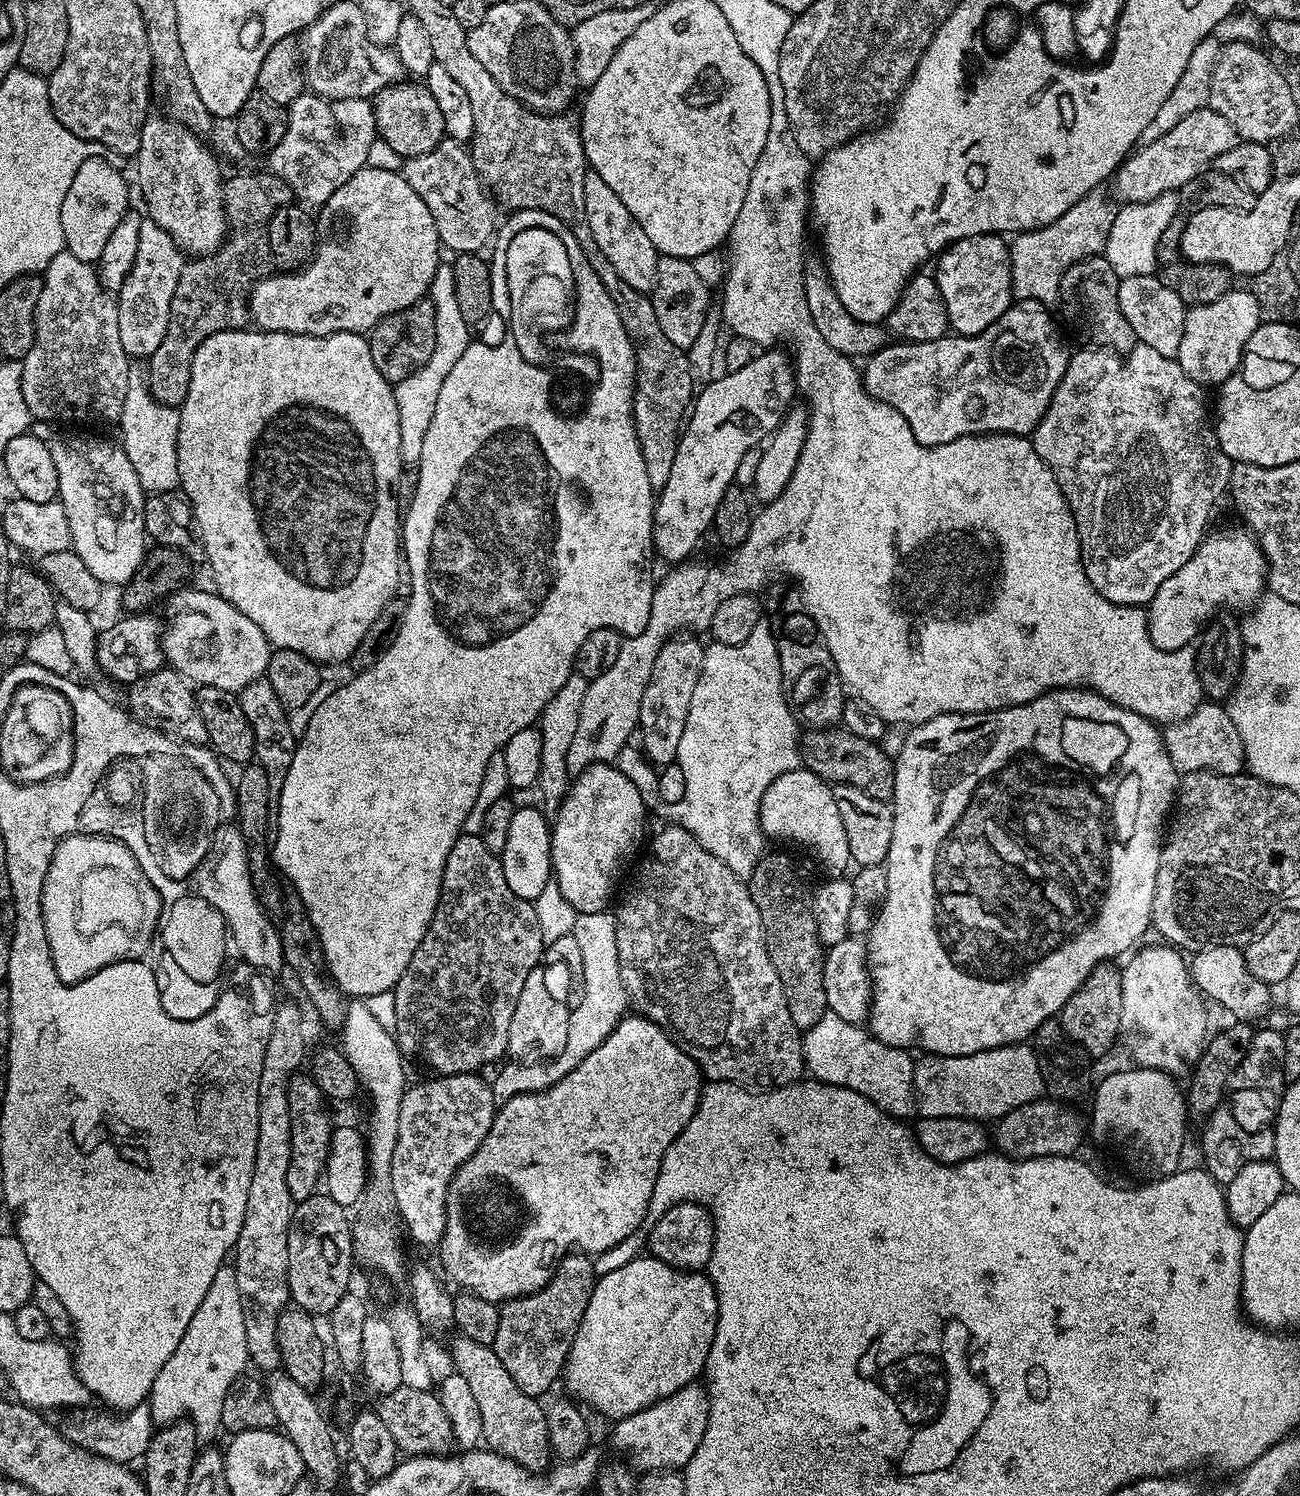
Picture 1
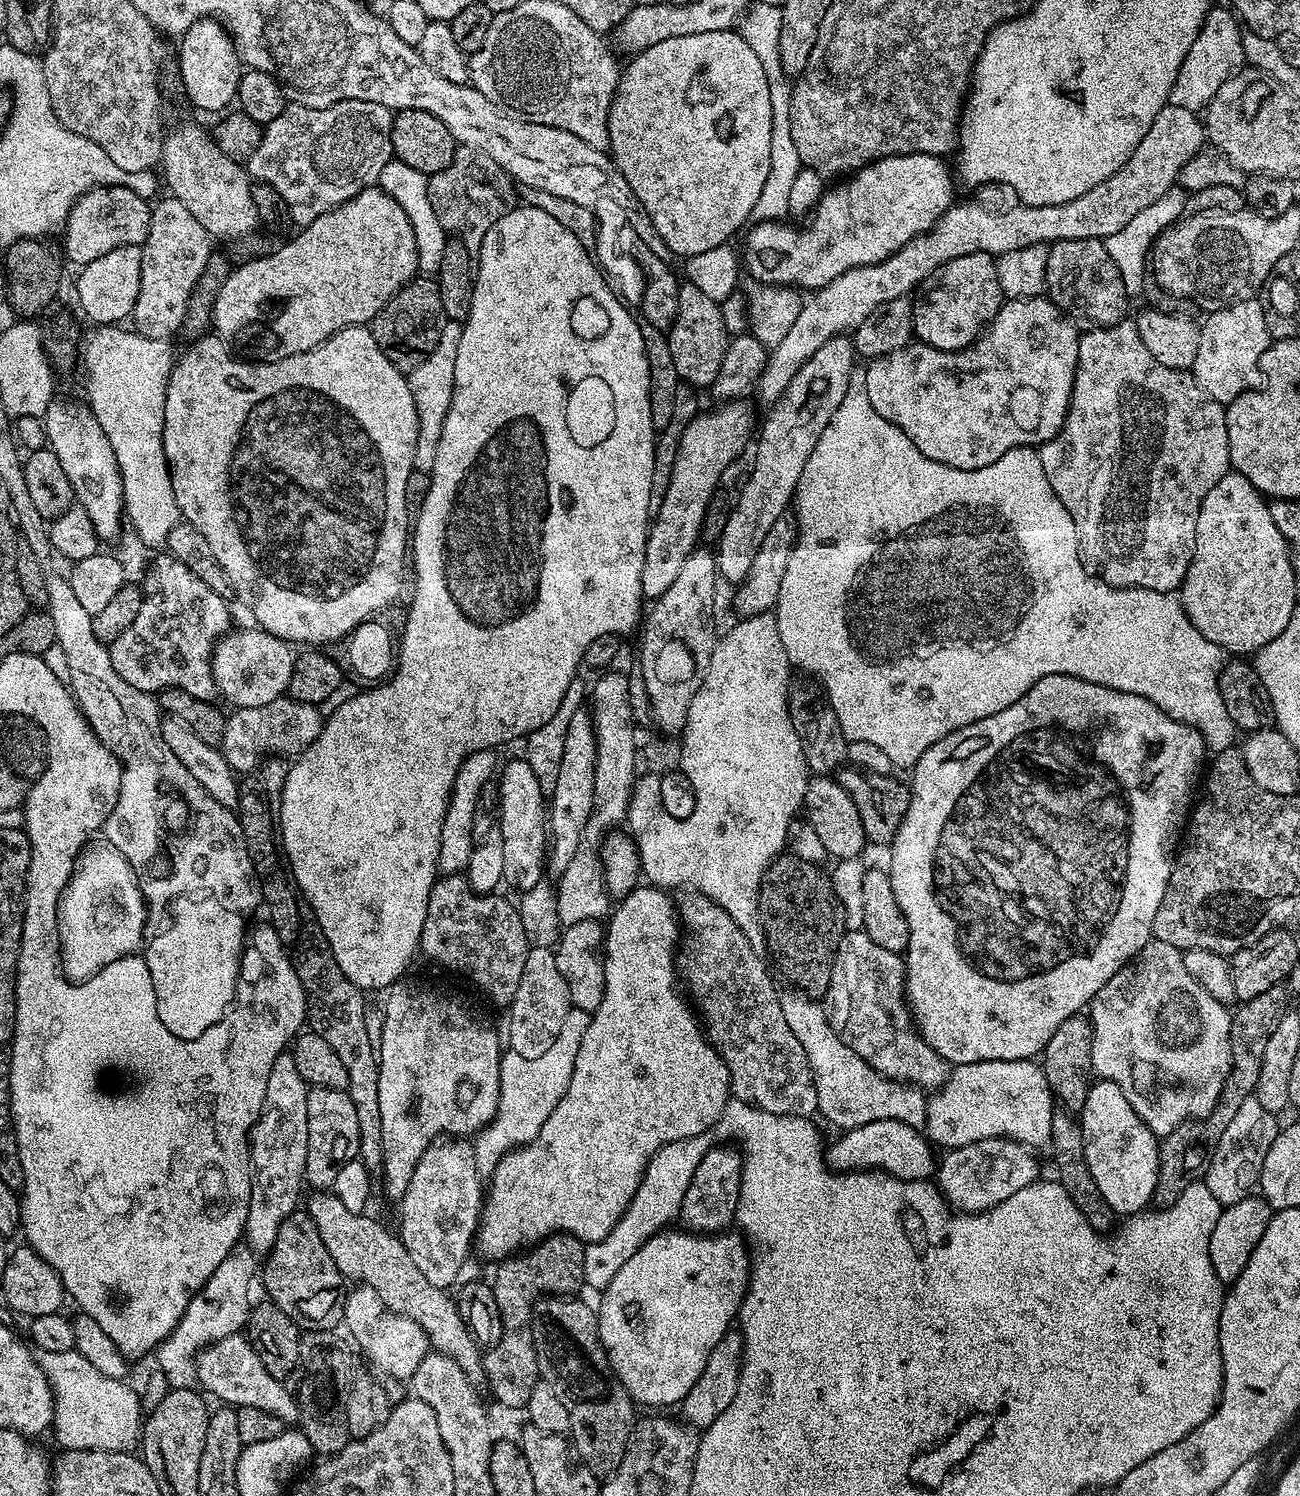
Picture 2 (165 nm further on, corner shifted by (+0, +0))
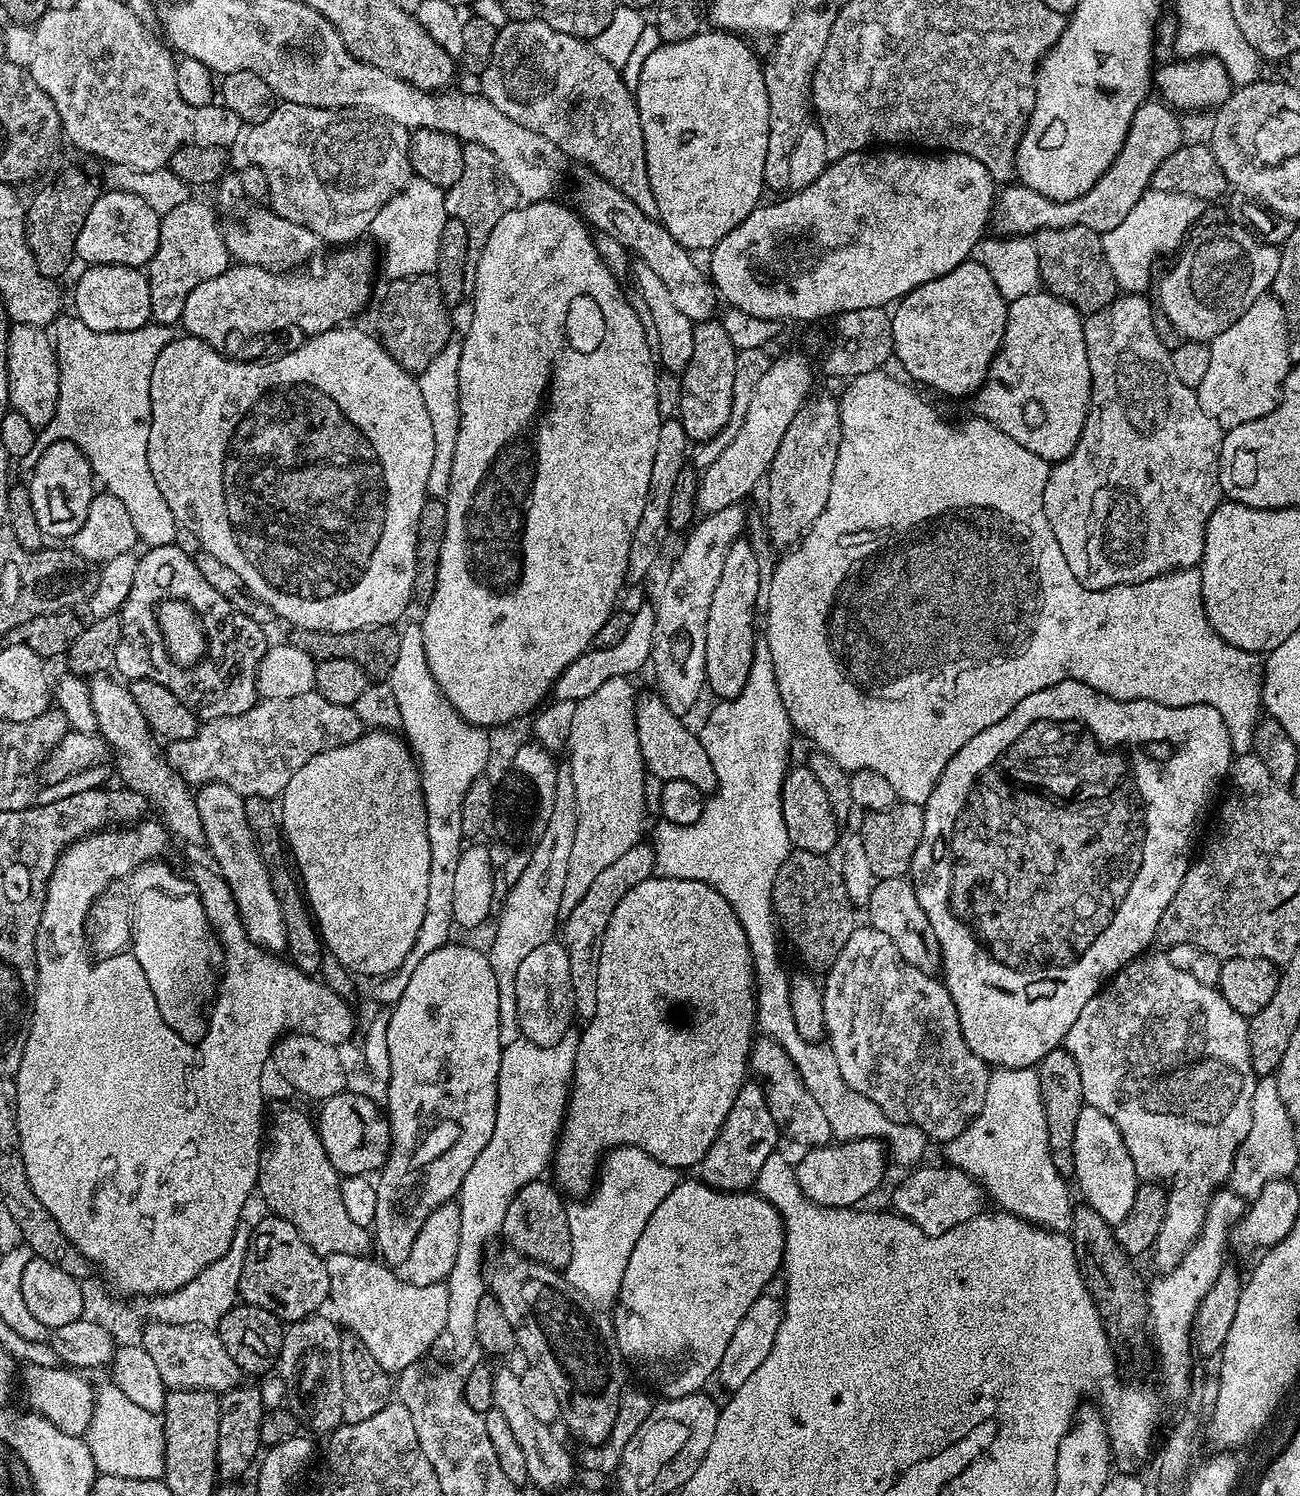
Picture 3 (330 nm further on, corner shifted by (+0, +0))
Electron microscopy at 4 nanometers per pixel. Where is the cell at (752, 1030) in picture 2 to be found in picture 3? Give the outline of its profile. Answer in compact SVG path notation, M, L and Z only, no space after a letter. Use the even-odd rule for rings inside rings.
M765 1034L761 1035L753 1043L752 1053L748 1055L748 1066L751 1075L766 1086L770 1114L774 1114L774 1122L785 1137L793 1136L798 1143L804 1144L803 1146L823 1146L833 1143L834 1137L826 1113L818 1107L814 1094L806 1090L806 1082L802 1082L790 1054L782 1050L777 1040L772 1040Z

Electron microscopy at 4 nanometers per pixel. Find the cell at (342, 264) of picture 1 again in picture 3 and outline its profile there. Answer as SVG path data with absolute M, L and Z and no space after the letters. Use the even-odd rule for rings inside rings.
M352 242L335 249L333 256L321 255L306 270L273 270L257 264L233 263L222 274L194 286L182 306L179 323L189 336L206 342L230 360L260 362L265 358L292 351L309 336L343 325L368 304L372 296L372 279L378 276L378 252L371 243Z

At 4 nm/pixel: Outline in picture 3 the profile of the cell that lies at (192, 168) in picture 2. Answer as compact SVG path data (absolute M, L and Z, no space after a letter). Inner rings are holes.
M271 207L253 208L256 209L241 224L232 224L223 229L228 255L233 261L273 270L296 270L307 265L321 251L322 241L314 230L298 226L298 222L290 222L290 218L282 218Z

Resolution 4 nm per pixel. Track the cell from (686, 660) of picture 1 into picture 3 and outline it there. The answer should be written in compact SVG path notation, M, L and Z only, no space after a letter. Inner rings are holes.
M743 503L726 506L726 510L707 513L692 524L684 537L684 545L664 580L660 601L655 601L654 646L650 669L656 675L655 687L666 706L676 717L687 717L687 712L696 704L700 691L705 691L706 632L711 599L717 589L722 565L731 544L743 537ZM704 519L704 520L701 520Z

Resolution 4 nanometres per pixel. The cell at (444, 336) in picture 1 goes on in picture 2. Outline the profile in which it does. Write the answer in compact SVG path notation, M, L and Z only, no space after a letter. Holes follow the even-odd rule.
M448 320L442 330L442 338L438 338L438 346L430 350L430 354L417 368L407 373L410 394L414 394L414 406L418 410L418 442L412 463L413 469L418 472L431 473L434 466L434 454L438 454L438 442L442 442L442 426L446 423L446 414L450 410L450 402L454 394L454 358L458 358L458 338L462 338L461 321Z

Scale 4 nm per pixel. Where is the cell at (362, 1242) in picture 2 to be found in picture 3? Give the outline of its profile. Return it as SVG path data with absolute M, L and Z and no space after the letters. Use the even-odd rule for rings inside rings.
M276 1104L273 1108L271 1105L266 1144L258 1181L258 1196L264 1199L268 1207L265 1209L271 1215L289 1220L320 1256L368 1256L374 1248L373 1233L358 1226L358 1222L350 1222L342 1202L342 1177L330 1166L330 1158L326 1158L326 1150L322 1150L320 1136L310 1116L308 1120L307 1114L299 1112L292 1104Z

